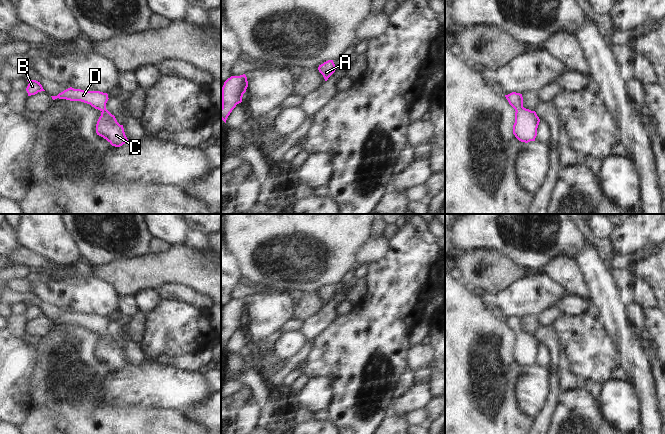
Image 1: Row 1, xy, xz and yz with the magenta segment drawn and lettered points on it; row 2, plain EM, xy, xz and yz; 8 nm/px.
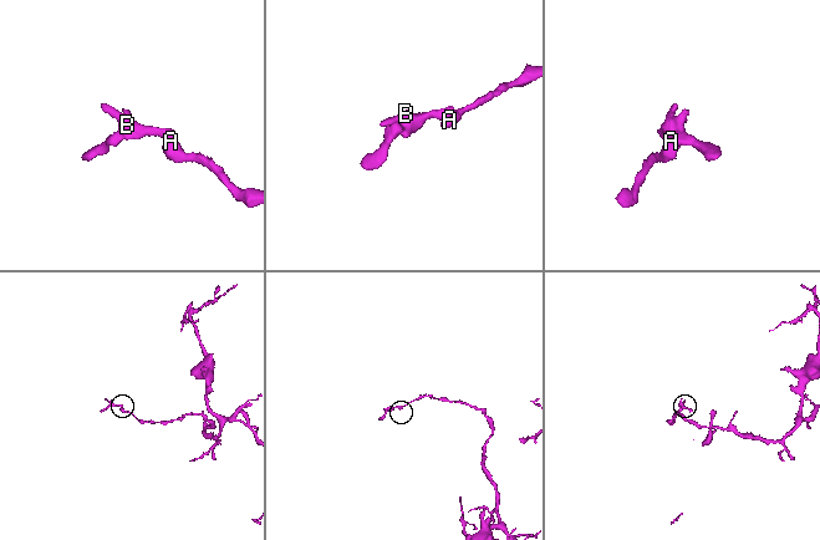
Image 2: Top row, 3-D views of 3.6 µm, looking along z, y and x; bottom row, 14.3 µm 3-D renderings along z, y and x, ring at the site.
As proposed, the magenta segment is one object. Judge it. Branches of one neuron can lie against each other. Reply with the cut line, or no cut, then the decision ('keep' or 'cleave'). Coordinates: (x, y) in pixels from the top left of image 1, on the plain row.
no cut | keep

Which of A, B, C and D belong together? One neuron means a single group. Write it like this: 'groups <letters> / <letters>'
groups A B C D

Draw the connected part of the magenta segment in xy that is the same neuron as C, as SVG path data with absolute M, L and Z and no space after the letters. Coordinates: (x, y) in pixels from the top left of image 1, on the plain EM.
M70 311L57 320L51 321L53 324L59 322L90 328L95 333L101 335L101 340L96 348L97 359L103 361L115 371L120 371L128 365L123 349L120 349L115 340L106 333L106 327L109 323L107 317L100 315L84 315Z

